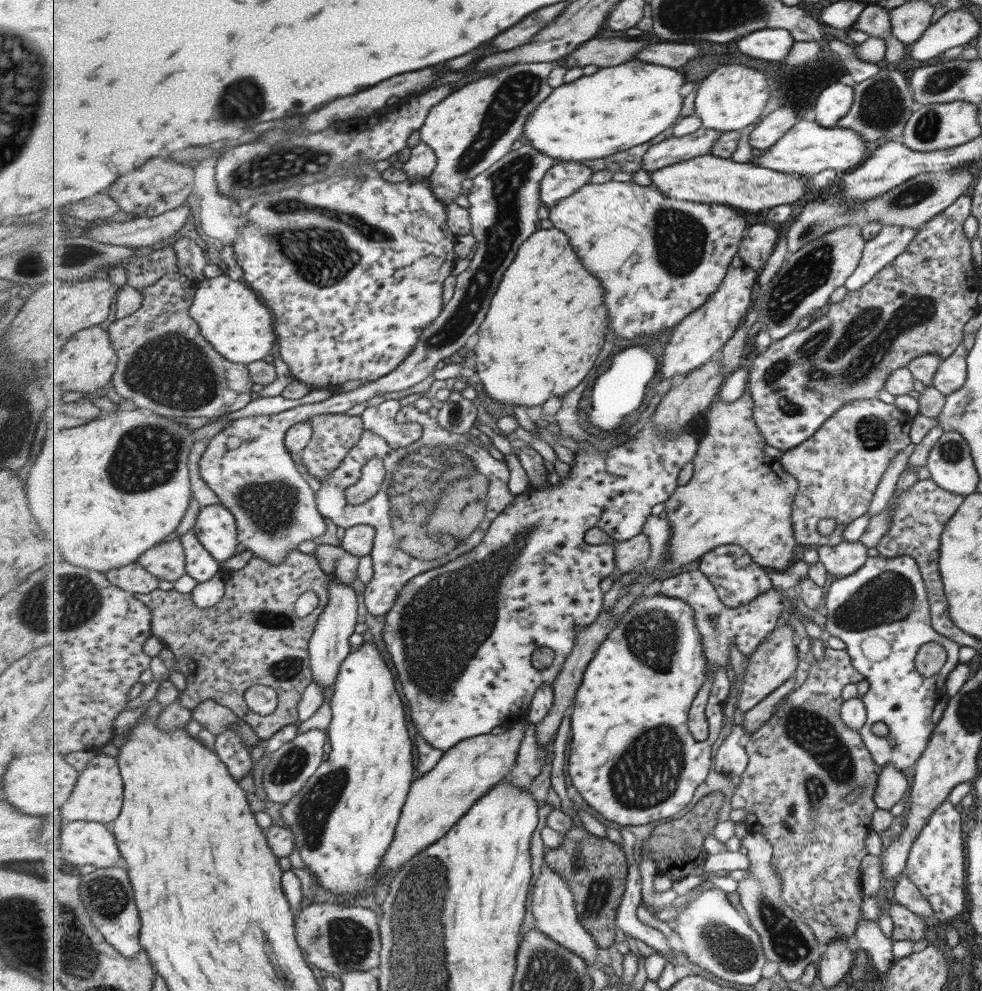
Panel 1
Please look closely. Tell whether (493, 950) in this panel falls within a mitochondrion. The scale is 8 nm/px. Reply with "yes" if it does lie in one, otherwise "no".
no

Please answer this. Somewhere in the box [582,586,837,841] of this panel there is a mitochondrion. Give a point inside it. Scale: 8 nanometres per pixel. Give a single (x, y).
(648, 773)

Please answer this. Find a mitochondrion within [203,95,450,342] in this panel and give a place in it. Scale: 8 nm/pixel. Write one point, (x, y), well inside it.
(316, 242)

